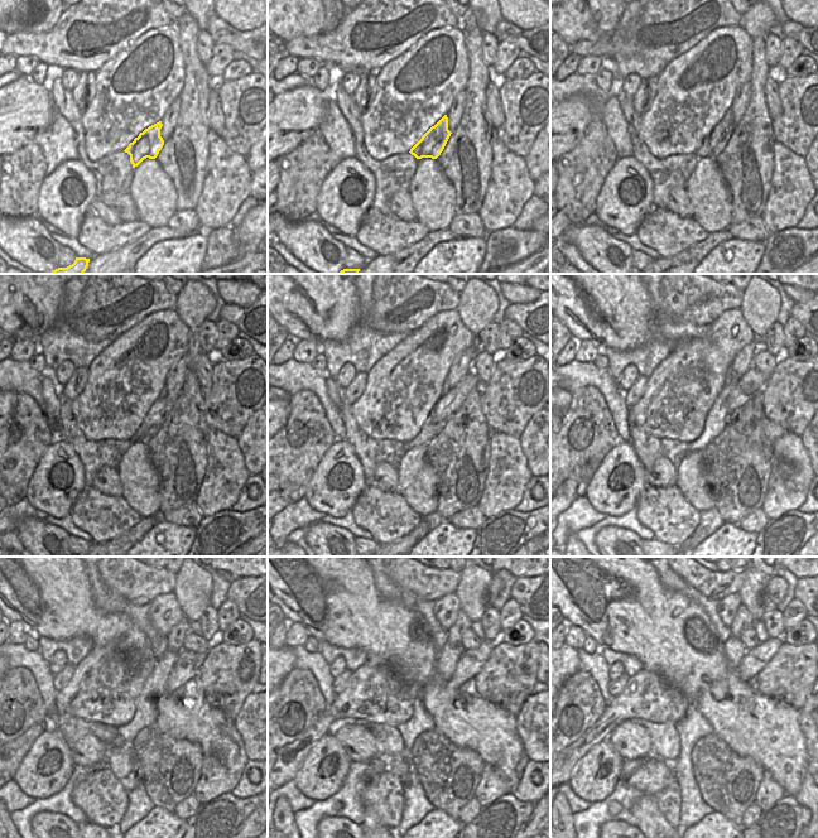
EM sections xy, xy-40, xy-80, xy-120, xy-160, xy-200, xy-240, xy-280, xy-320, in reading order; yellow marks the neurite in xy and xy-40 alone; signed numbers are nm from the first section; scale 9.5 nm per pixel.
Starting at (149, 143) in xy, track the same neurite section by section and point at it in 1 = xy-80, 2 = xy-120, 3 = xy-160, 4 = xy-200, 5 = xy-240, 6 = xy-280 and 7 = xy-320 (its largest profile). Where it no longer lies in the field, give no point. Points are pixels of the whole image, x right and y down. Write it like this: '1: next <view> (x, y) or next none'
1: next xy-80 (713, 144)
2: next xy-120 (162, 407)
3: next xy-160 (452, 398)
4: next xy-200 (752, 381)
5: next xy-240 (187, 663)
6: next xy-280 (471, 660)
7: next xy-320 (754, 660)

